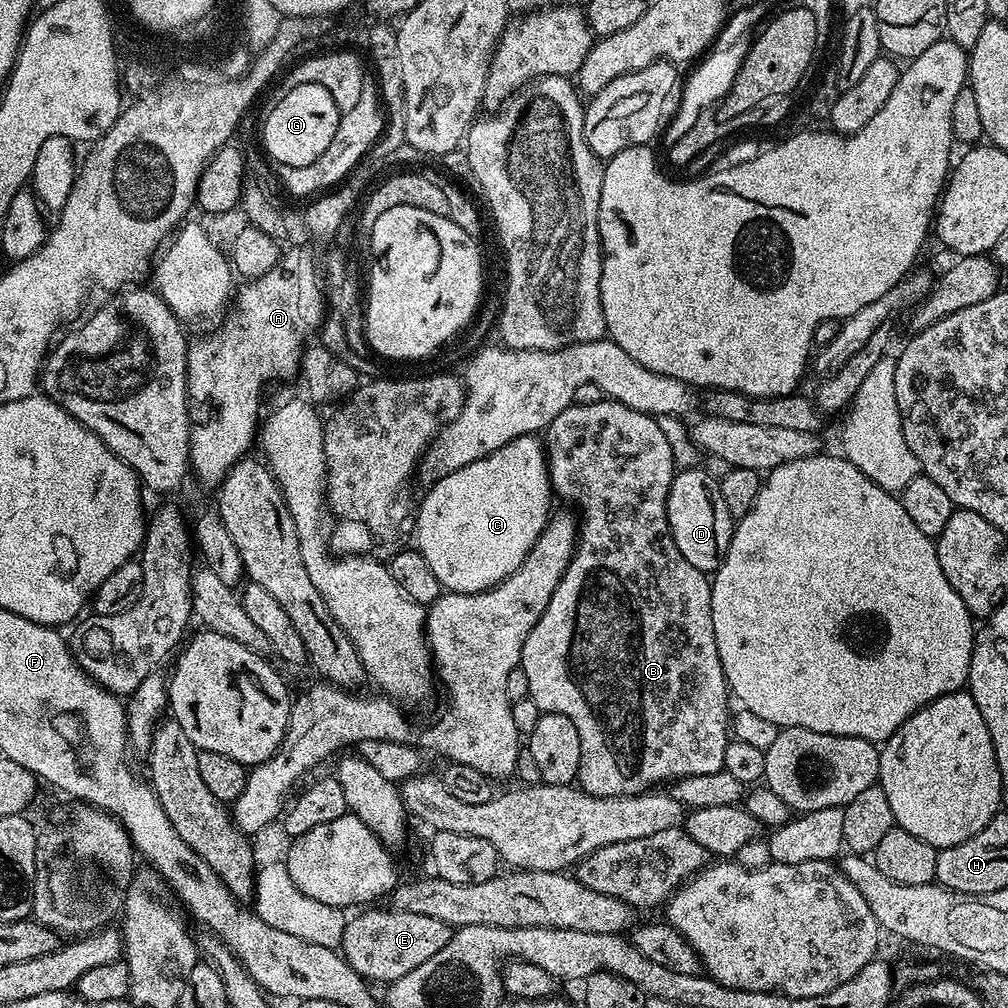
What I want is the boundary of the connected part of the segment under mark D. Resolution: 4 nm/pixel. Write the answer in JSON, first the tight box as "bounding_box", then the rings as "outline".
{"bounding_box":[668,466,734,574],"outline":[[[700,466],[677,471],[668,495],[668,525],[682,558],[706,574],[715,573],[730,546],[734,527],[719,479]]]}

